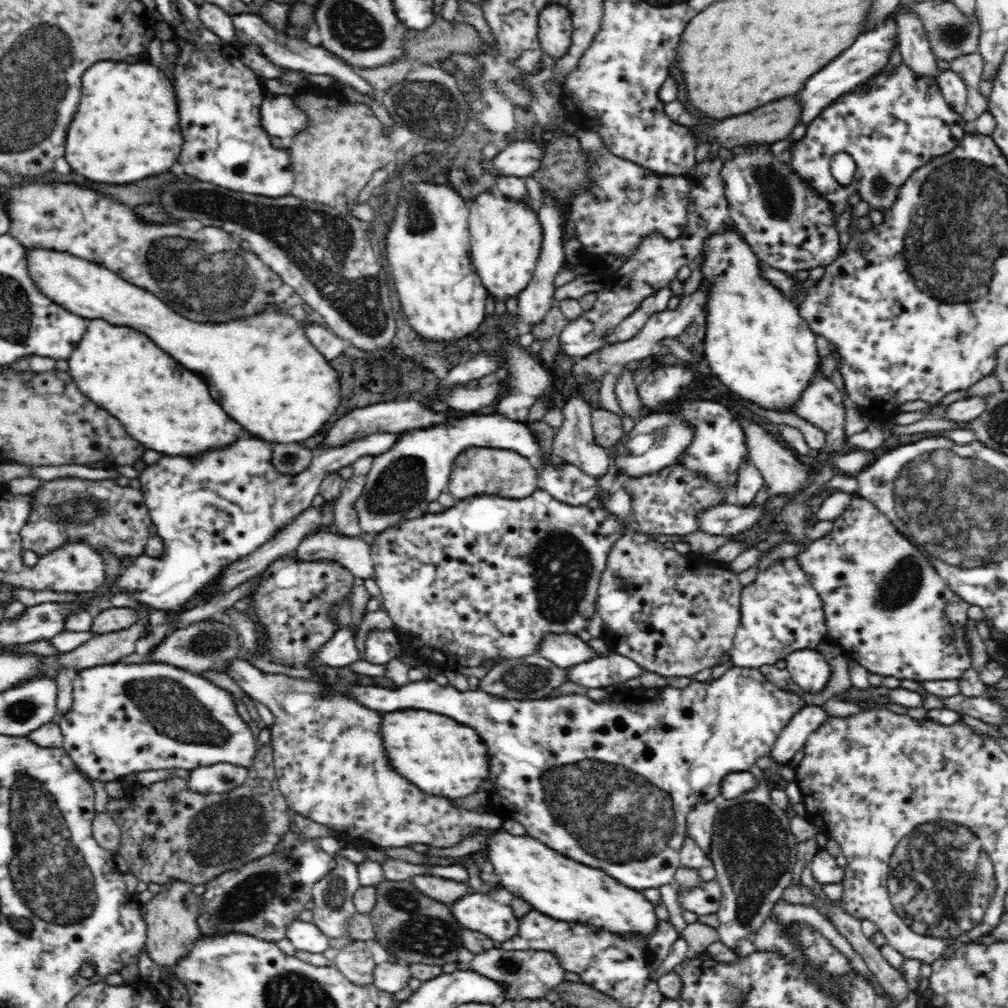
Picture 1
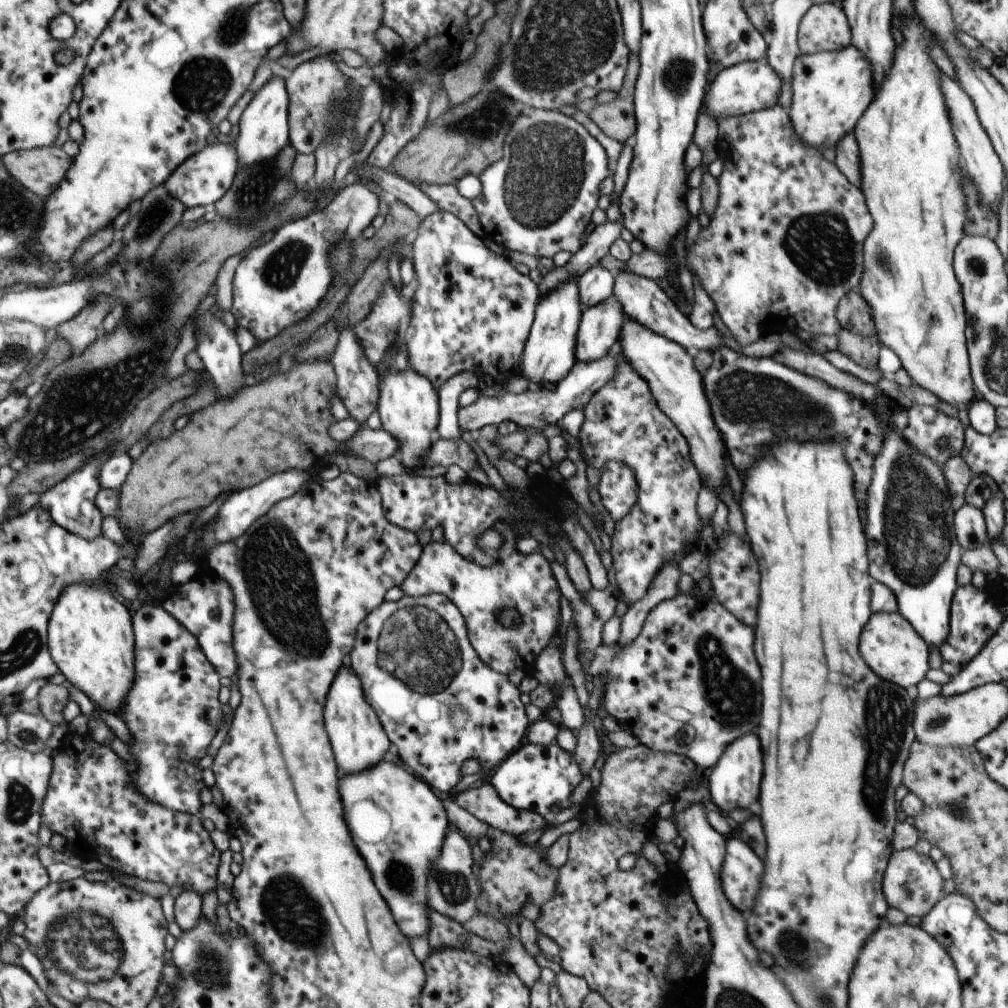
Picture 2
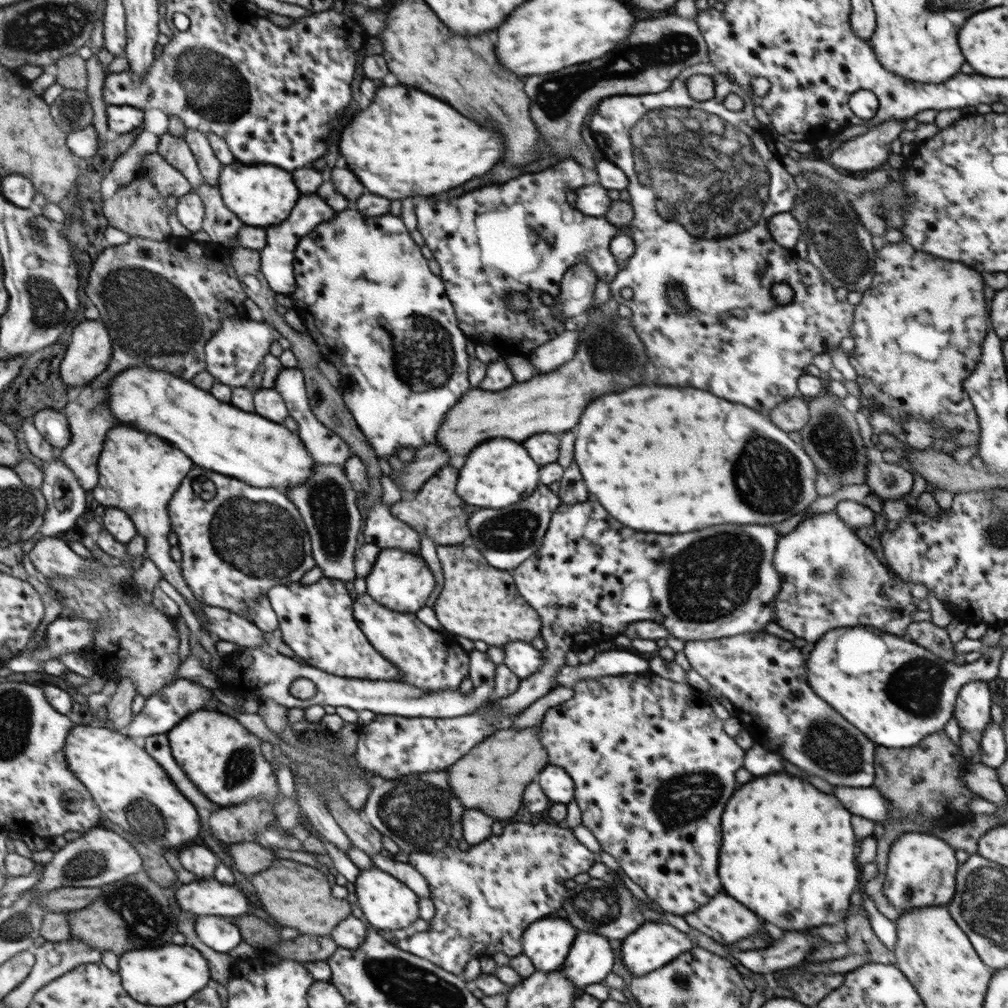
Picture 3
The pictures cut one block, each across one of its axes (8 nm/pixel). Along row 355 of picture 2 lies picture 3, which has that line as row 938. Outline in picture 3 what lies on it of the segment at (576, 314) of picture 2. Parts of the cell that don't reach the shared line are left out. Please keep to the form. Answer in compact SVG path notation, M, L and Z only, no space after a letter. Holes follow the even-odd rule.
M548 916L532 922L522 936L522 953L535 965L536 971L561 969L566 961L570 947L578 934L578 929L562 916Z

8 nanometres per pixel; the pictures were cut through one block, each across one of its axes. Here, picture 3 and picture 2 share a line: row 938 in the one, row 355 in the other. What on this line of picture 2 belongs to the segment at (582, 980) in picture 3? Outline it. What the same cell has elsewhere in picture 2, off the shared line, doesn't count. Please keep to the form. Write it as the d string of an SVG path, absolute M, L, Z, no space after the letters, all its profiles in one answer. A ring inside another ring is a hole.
M607 299L581 314L575 344L577 362L589 363L609 354L619 340L626 314L621 304Z

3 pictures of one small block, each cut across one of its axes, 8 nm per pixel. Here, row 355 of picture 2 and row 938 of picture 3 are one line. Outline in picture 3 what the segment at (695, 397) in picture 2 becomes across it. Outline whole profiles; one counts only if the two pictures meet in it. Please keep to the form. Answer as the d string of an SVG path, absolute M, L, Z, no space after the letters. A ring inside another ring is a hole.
M647 921L622 940L621 962L634 976L646 976L648 972L663 968L666 964L671 963L672 960L689 951L693 946L696 944L690 934L681 932L665 921Z

